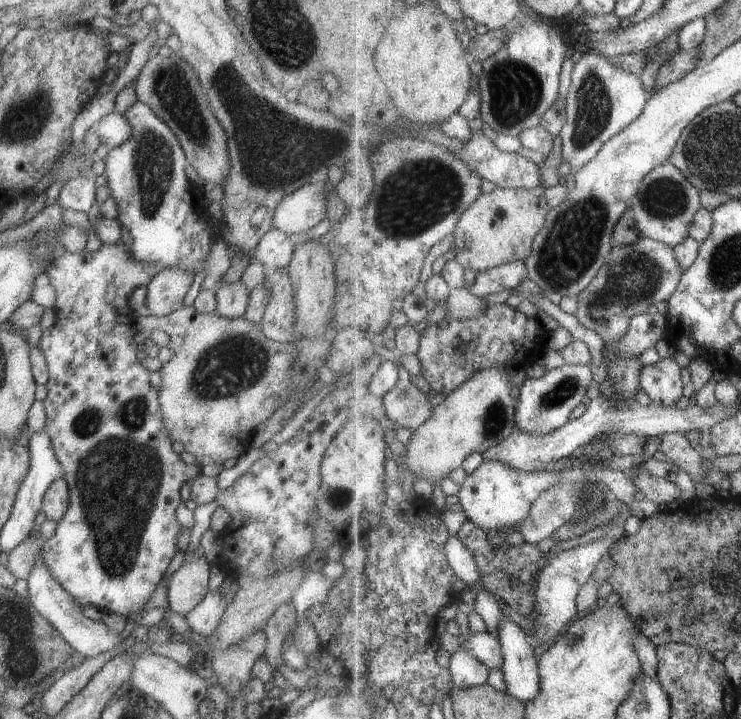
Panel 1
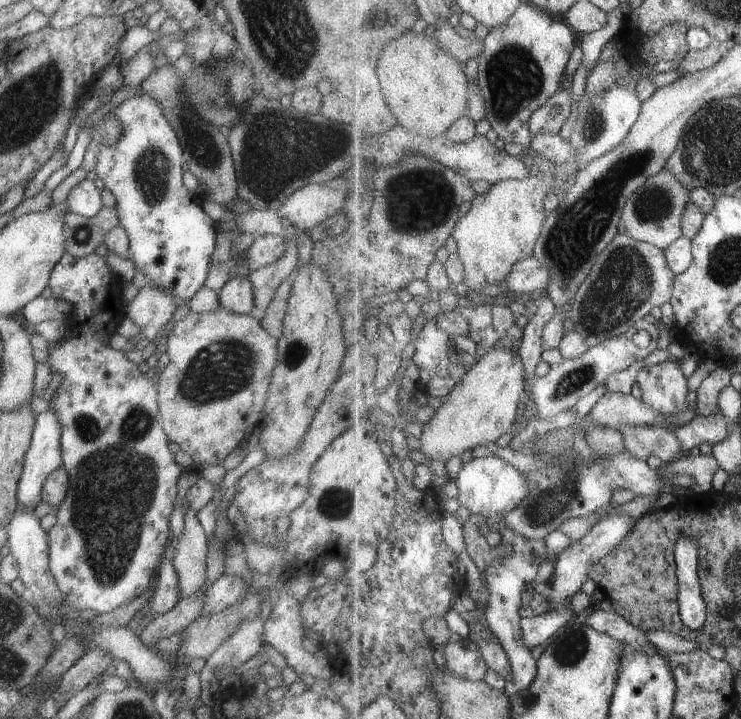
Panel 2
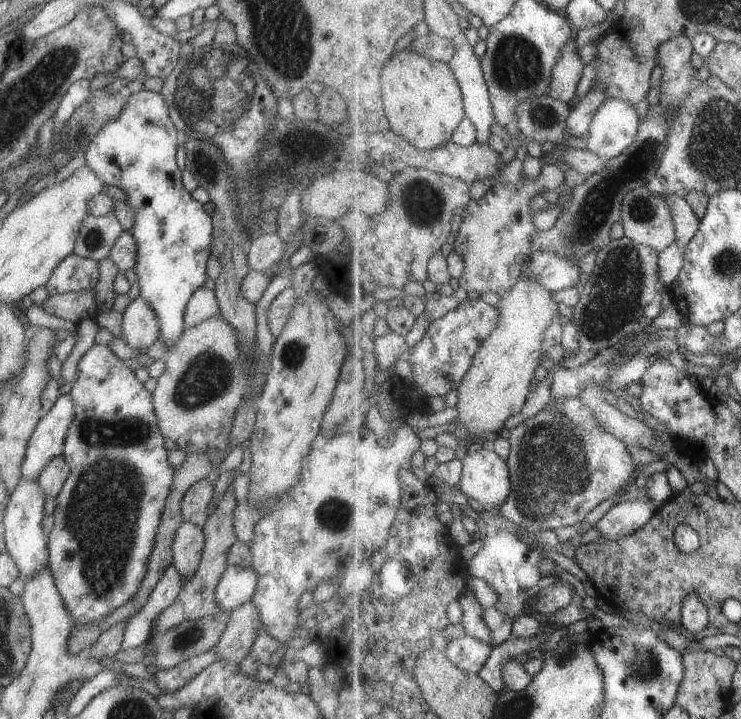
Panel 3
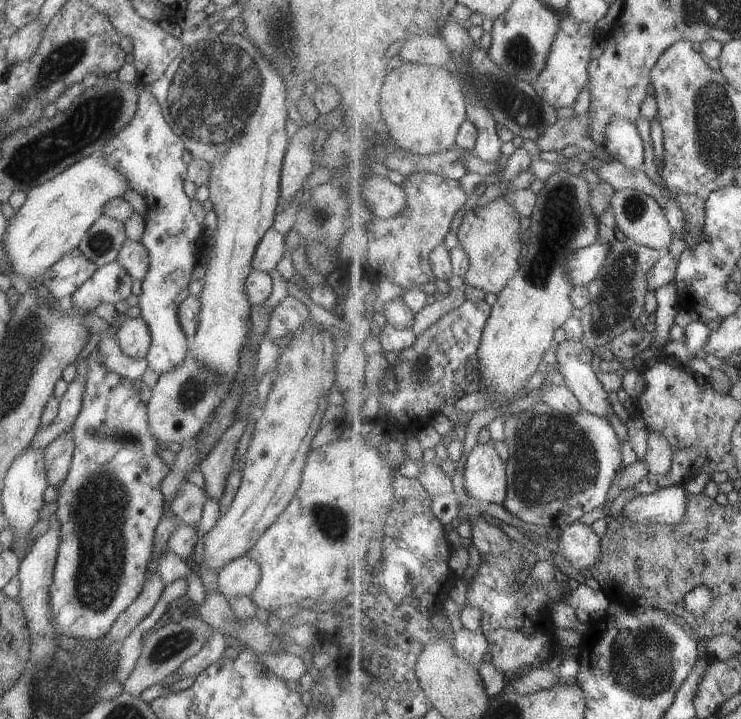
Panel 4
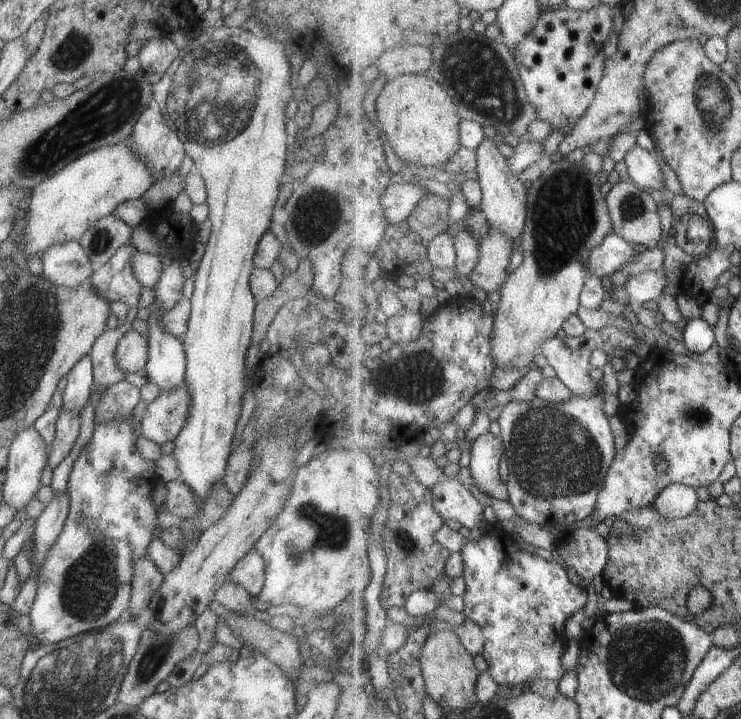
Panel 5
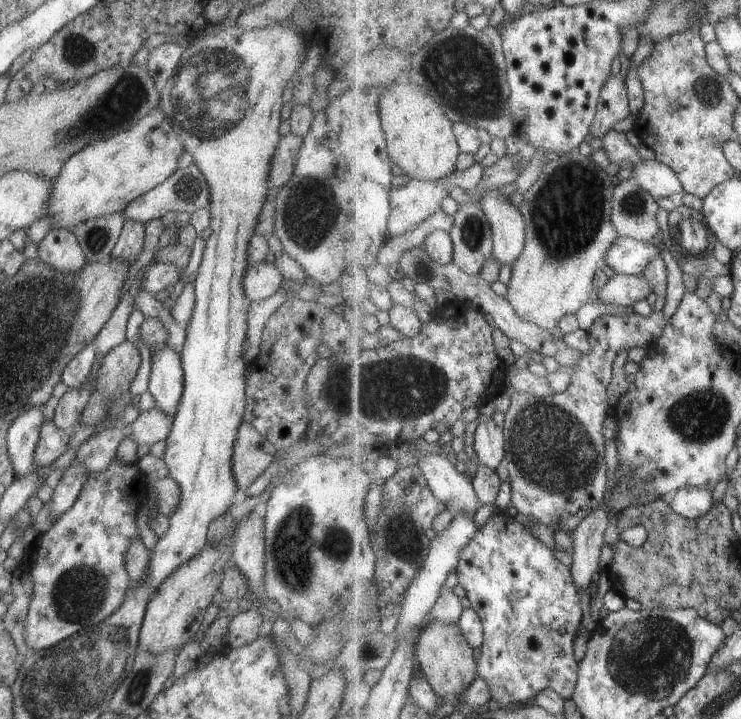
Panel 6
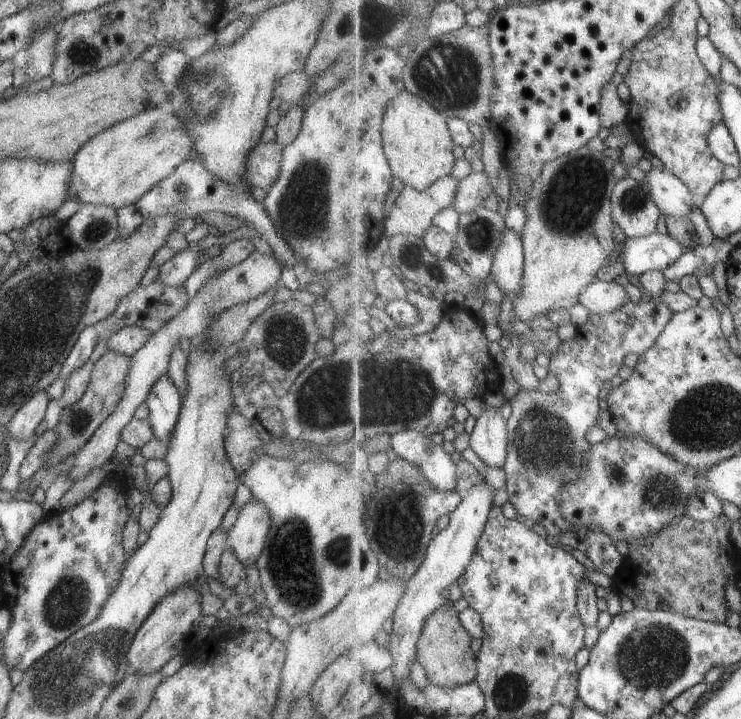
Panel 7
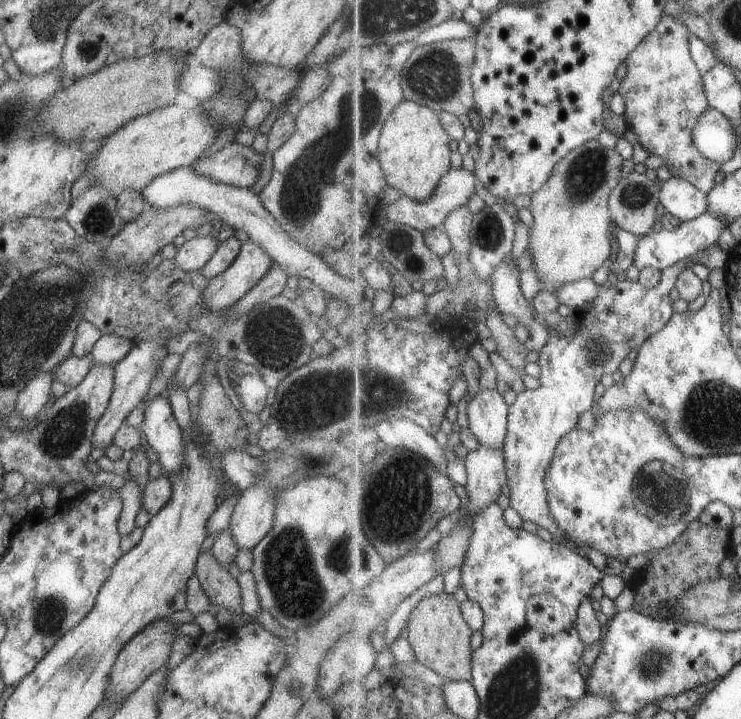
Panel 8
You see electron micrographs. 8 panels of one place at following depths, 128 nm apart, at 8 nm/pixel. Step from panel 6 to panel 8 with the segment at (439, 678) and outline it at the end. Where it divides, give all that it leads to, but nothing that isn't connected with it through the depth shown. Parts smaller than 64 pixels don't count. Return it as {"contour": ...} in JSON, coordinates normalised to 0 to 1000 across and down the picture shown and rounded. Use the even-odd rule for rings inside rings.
{"contour":[[[592,823],[576,826],[564,833],[551,860],[548,876],[551,893],[555,896],[564,919],[605,947],[637,947],[636,921],[640,905],[636,901],[637,872],[623,854],[619,840],[610,826]]]}

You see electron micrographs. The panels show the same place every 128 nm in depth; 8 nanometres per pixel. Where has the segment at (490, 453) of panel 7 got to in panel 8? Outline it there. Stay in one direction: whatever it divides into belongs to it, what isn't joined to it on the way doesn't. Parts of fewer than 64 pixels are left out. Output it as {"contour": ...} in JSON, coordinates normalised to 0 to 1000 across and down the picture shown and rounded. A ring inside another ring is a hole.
{"contour":[[[646,542],[630,563],[633,595],[657,623],[680,623],[688,565],[671,542]]]}

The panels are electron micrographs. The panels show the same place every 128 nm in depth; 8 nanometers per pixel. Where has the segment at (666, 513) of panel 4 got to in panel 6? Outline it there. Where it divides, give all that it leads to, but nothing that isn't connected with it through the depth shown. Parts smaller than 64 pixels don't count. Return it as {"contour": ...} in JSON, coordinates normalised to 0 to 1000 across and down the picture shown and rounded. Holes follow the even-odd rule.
{"contour":[[[920,676],[914,682],[904,702],[919,718],[938,723],[954,715],[965,700],[962,687],[954,679]]]}

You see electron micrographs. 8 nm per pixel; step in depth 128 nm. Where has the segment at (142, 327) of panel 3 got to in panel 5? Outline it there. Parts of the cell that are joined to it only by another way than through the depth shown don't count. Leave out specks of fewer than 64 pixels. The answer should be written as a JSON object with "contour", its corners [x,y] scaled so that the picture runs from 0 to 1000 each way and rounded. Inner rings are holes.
{"contour":[[[175,456],[157,478],[154,497],[170,520],[193,513],[198,501],[200,470]]]}

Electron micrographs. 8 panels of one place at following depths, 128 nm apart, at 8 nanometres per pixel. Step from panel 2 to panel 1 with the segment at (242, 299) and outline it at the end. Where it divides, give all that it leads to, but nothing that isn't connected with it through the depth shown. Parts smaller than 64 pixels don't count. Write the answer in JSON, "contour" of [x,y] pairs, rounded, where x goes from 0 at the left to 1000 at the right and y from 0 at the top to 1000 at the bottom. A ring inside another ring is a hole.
{"contour":[[[323,394],[298,396],[289,403],[291,427],[289,435],[305,444],[321,444],[331,434],[336,405]]]}

